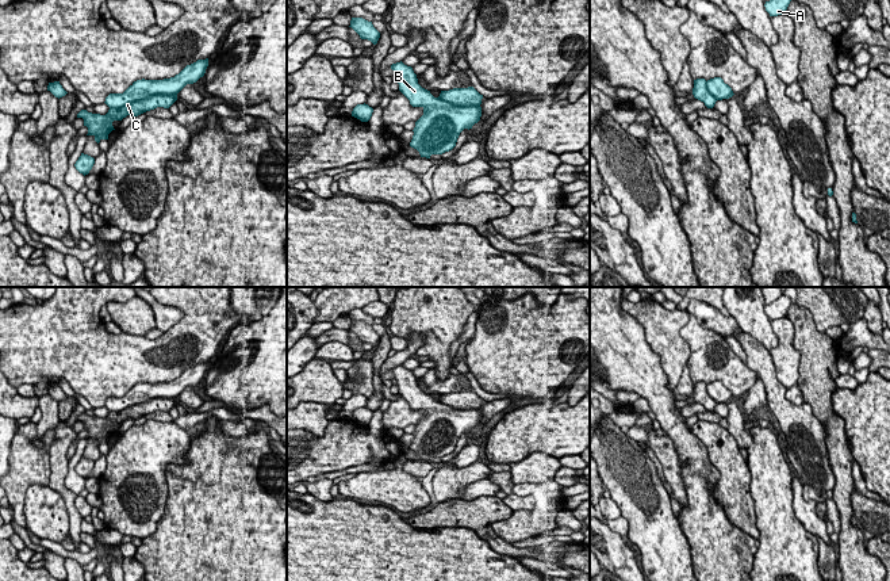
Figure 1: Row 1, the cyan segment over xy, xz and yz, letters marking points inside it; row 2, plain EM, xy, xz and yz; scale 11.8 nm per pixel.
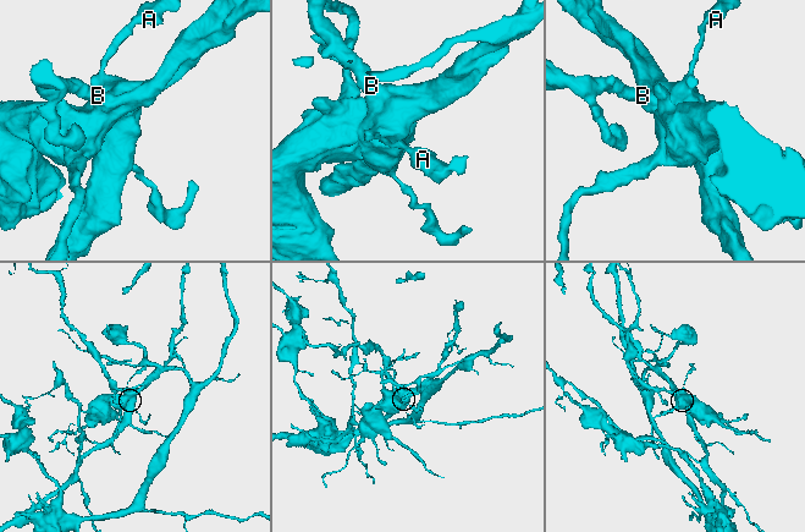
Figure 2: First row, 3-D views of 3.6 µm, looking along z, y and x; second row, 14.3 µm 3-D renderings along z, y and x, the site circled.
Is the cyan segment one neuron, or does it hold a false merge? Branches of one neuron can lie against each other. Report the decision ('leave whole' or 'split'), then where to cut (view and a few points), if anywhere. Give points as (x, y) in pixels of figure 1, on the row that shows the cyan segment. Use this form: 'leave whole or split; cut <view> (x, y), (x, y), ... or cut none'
split; cut xy (176, 95), (149, 95), (110, 109)

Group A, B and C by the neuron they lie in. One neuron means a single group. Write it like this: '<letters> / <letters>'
A B / C

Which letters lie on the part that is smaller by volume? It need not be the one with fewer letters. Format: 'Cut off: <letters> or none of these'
Cut off: A, B

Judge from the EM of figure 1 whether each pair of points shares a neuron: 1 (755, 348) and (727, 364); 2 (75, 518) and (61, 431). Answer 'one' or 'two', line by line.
1: two
2: one

